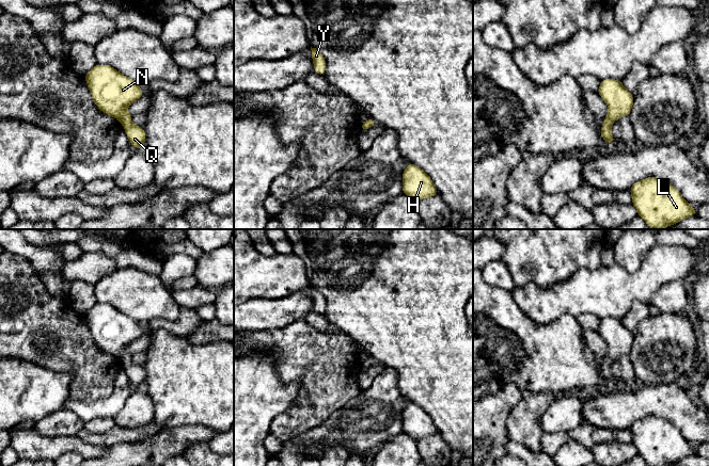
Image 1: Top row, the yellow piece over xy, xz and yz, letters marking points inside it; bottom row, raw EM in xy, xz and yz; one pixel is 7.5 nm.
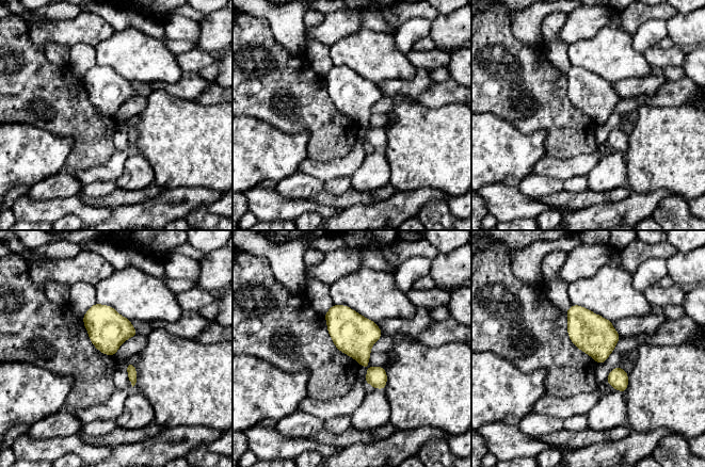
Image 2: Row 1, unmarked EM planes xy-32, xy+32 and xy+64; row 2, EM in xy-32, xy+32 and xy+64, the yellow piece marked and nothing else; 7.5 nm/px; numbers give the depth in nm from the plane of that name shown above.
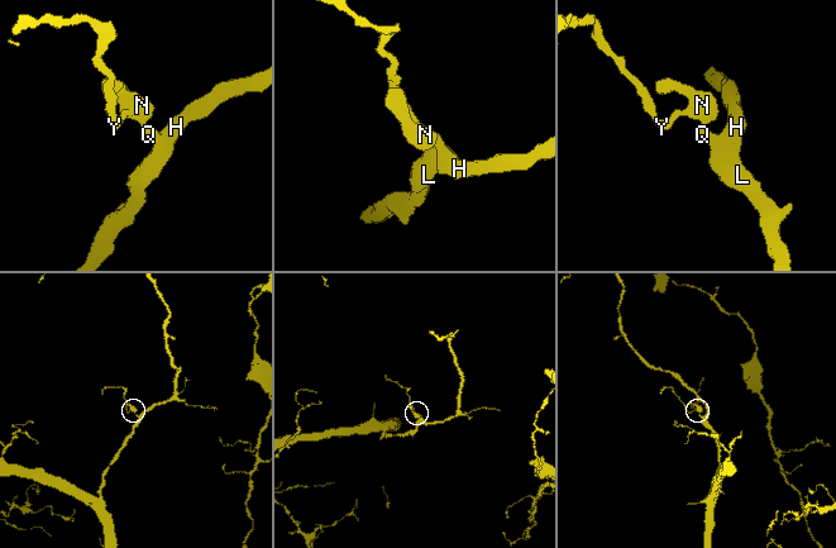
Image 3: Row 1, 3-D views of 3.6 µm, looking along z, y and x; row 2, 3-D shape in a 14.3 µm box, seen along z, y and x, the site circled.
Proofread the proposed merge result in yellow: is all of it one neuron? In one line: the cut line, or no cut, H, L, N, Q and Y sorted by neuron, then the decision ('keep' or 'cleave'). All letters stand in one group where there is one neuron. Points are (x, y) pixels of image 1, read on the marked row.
no cut | H L N Q Y | keep

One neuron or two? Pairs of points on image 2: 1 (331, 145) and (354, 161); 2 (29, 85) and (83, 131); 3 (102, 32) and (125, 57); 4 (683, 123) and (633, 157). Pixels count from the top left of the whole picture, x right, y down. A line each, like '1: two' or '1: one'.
1: two
2: one
3: two
4: one

